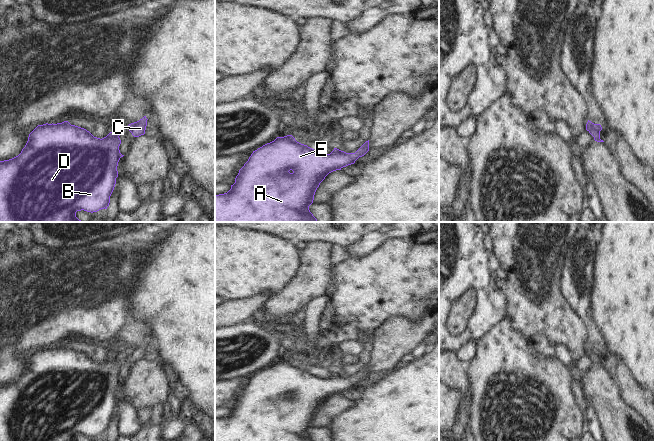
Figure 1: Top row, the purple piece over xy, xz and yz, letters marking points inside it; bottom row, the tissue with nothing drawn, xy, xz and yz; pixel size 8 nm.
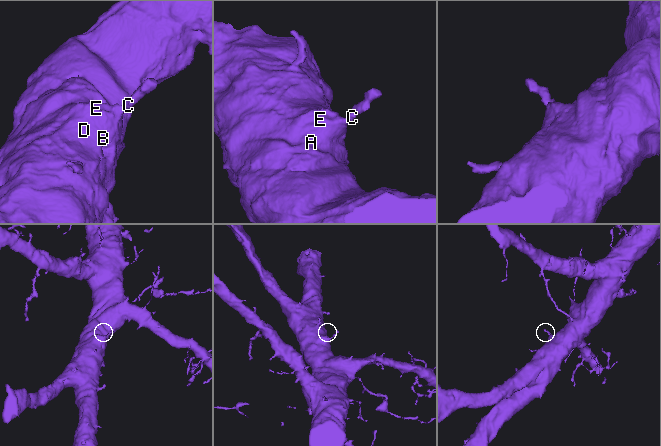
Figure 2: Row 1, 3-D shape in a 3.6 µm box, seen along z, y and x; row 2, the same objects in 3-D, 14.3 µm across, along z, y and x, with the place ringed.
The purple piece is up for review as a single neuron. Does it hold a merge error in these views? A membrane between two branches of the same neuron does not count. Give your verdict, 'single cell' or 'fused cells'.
single cell

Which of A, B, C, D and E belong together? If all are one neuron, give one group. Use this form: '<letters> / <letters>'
A B C D E

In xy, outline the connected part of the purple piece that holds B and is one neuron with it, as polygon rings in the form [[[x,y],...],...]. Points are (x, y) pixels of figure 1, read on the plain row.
[[[68,345],[38,349],[18,380],[0,385],[0,441],[76,441],[77,435],[107,433],[118,401],[118,386],[124,380],[119,374],[120,358],[113,355],[100,363]]]

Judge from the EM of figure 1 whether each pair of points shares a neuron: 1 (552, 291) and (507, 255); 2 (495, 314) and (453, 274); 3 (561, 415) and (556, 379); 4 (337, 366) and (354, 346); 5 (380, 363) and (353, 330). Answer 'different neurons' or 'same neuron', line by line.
1: same neuron
2: same neuron
3: same neuron
4: different neurons
5: different neurons

